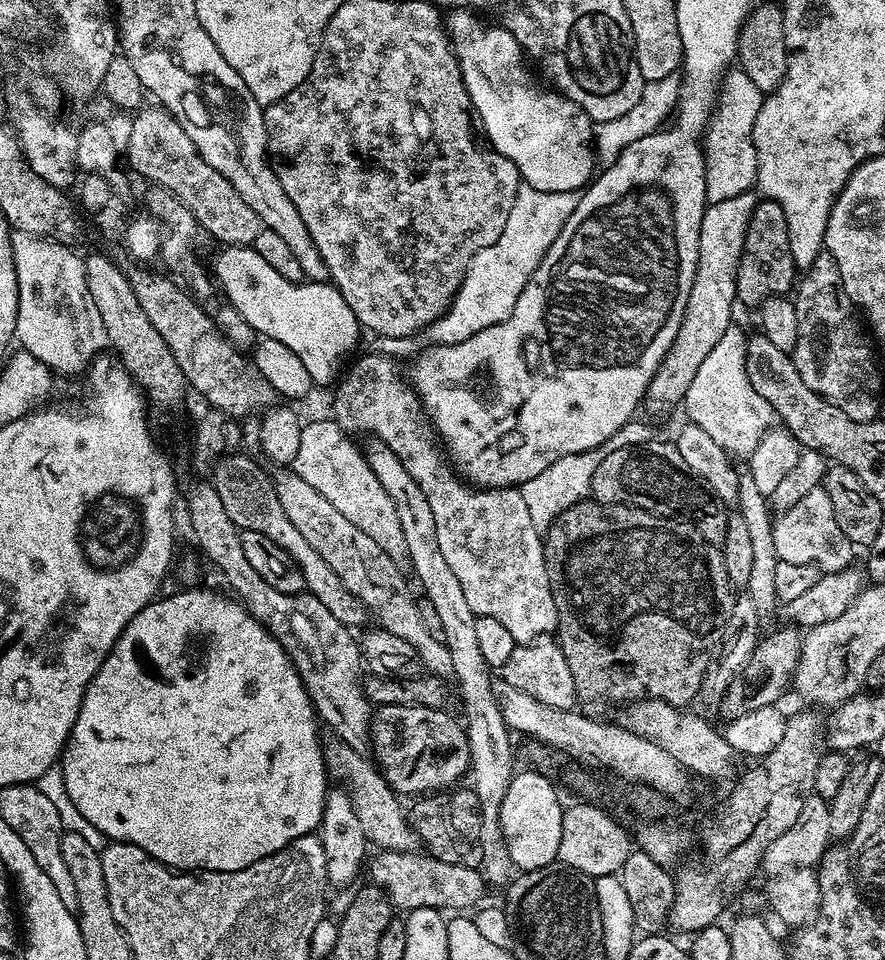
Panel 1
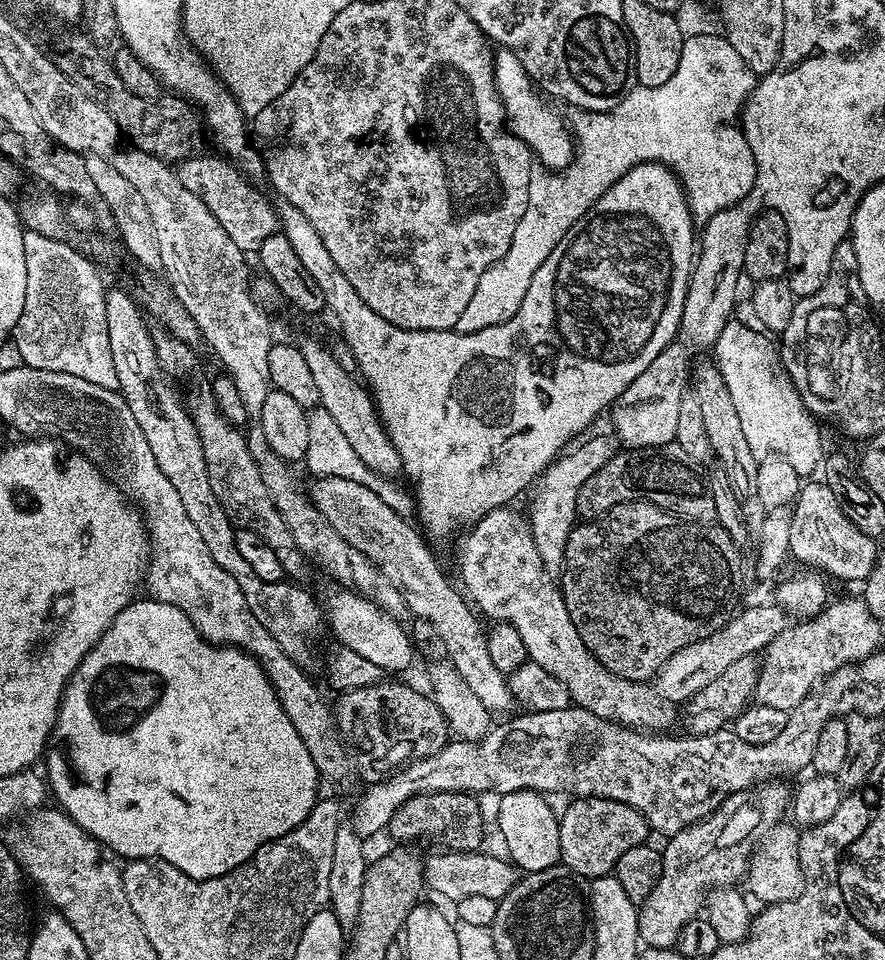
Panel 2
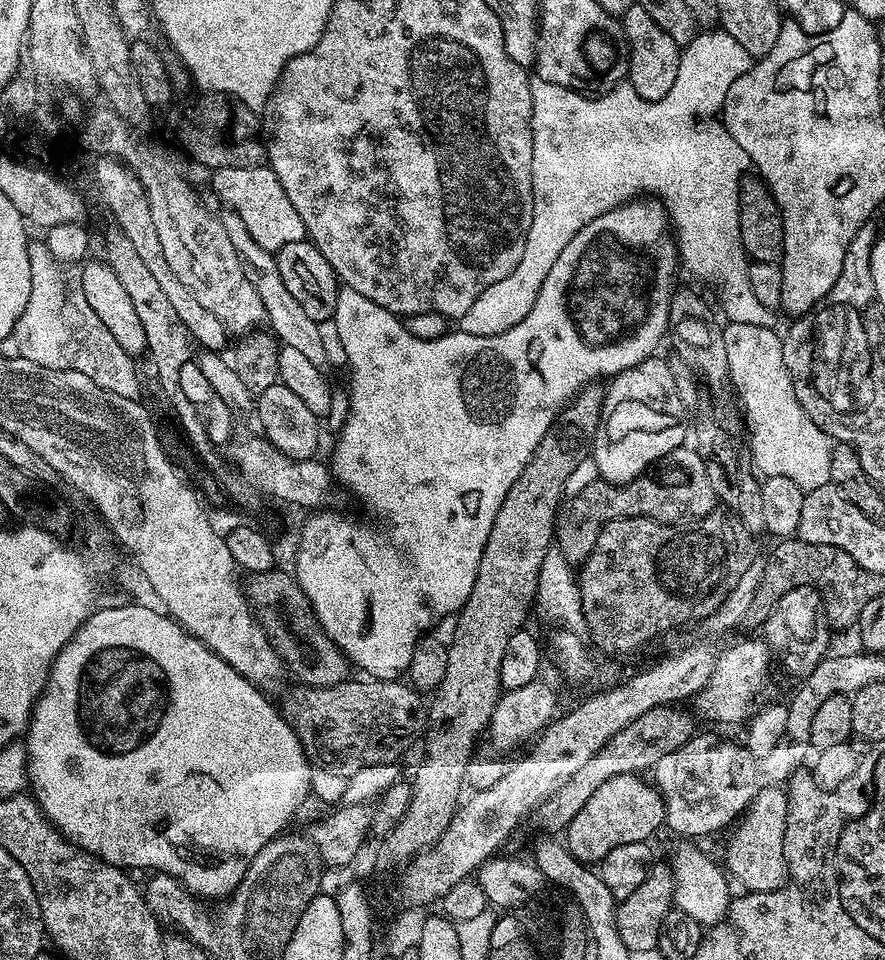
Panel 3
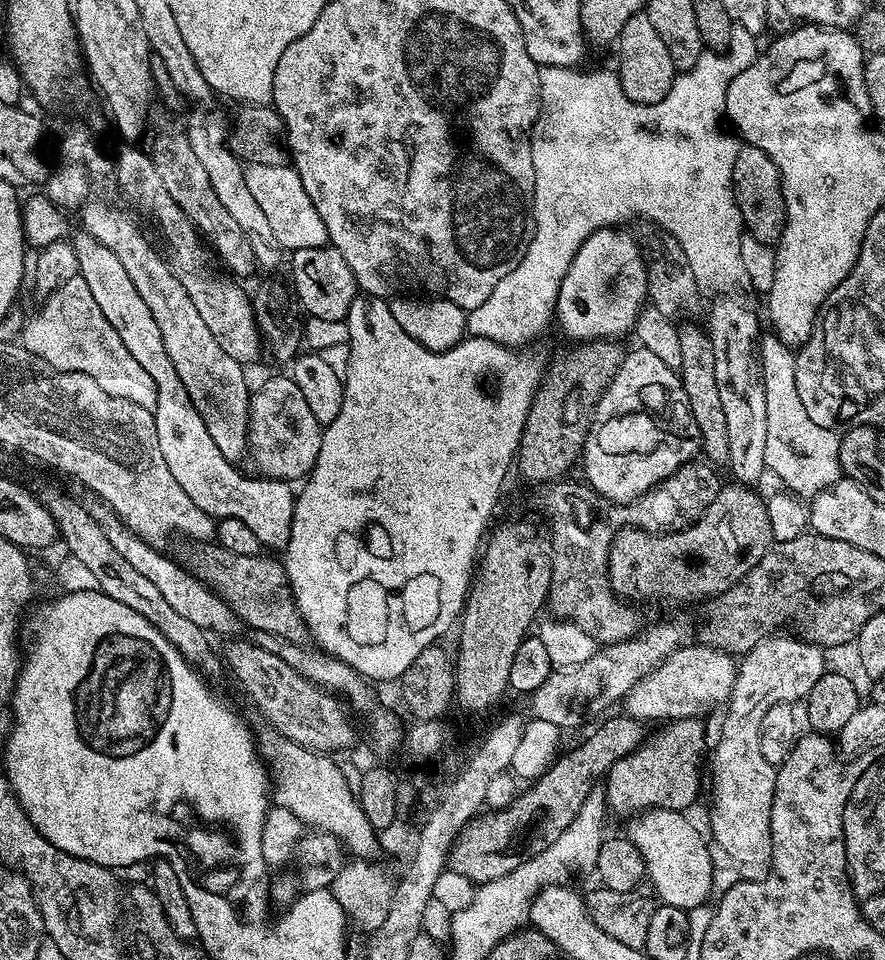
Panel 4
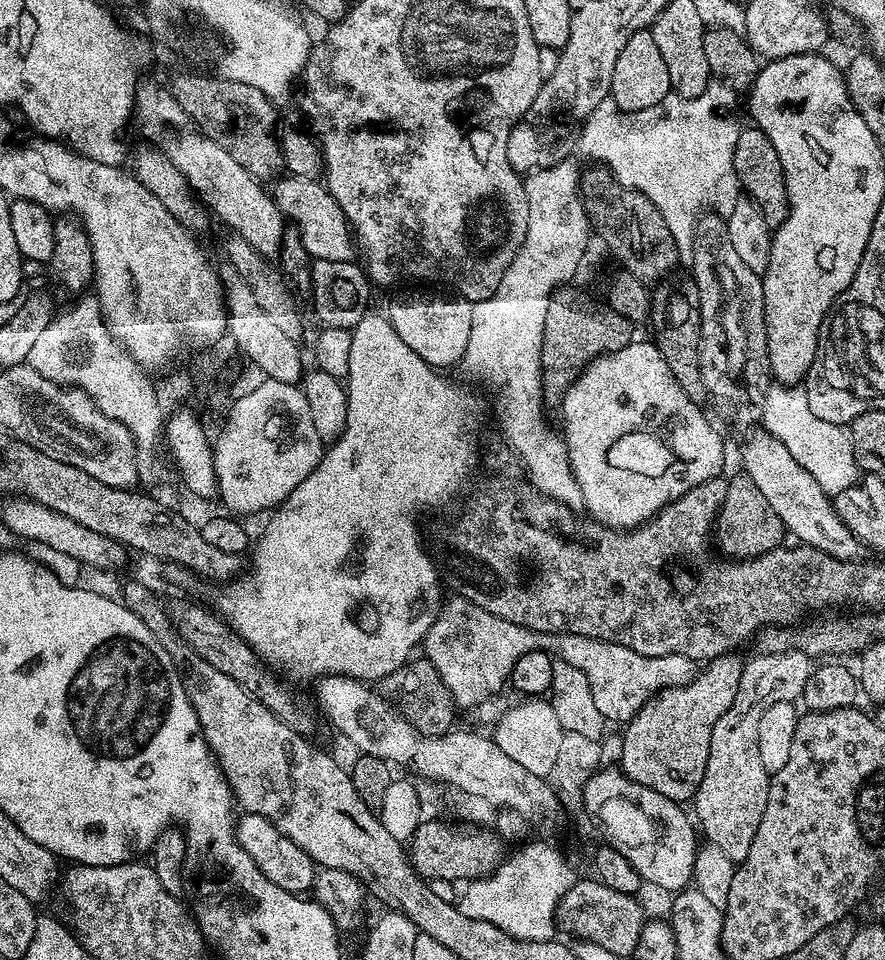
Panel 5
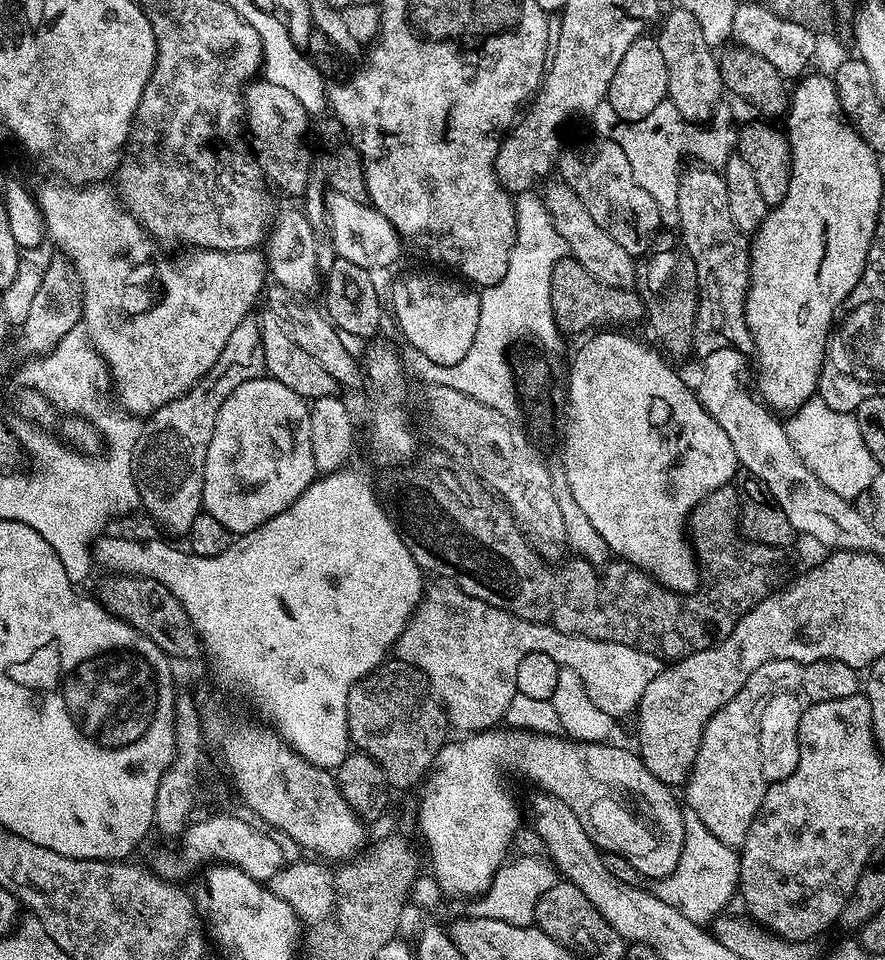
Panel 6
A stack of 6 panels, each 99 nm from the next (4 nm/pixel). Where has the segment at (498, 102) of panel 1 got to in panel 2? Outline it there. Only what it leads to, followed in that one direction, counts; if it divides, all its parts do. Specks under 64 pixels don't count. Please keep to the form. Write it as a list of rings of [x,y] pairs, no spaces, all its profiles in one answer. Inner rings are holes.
[[[500,48],[494,56],[492,69],[496,79],[496,89],[500,95],[500,101],[504,104],[506,123],[512,135],[518,137],[526,147],[530,149],[533,157],[540,160],[545,169],[563,170],[572,162],[574,155],[574,137],[569,125],[551,108],[551,103],[542,99],[531,80],[529,80],[522,62],[508,48]]]

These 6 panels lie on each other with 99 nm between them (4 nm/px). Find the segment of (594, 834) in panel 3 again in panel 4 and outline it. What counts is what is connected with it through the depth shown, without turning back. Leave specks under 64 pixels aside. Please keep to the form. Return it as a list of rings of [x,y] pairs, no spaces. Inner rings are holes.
[[[691,716],[685,720],[669,720],[656,733],[649,735],[626,758],[618,758],[608,767],[606,781],[603,785],[604,798],[609,809],[616,812],[647,810],[650,808],[669,808],[675,812],[684,812],[696,800],[700,790],[700,759],[705,759],[703,719]]]

